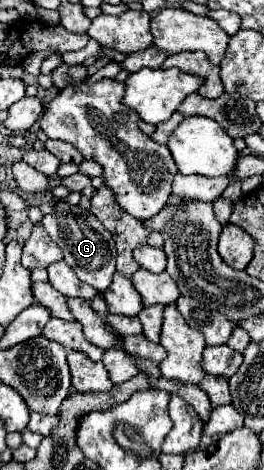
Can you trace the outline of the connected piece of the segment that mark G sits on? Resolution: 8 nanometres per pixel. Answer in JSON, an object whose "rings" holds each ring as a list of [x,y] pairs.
{"rings":[[[54,204],[54,212],[44,216],[42,220],[44,230],[50,234],[50,238],[60,246],[64,252],[64,262],[74,270],[74,274],[96,288],[100,294],[110,286],[112,276],[116,272],[116,246],[112,234],[102,226],[102,222],[90,212],[82,210],[80,206],[68,206],[68,204]]]}

